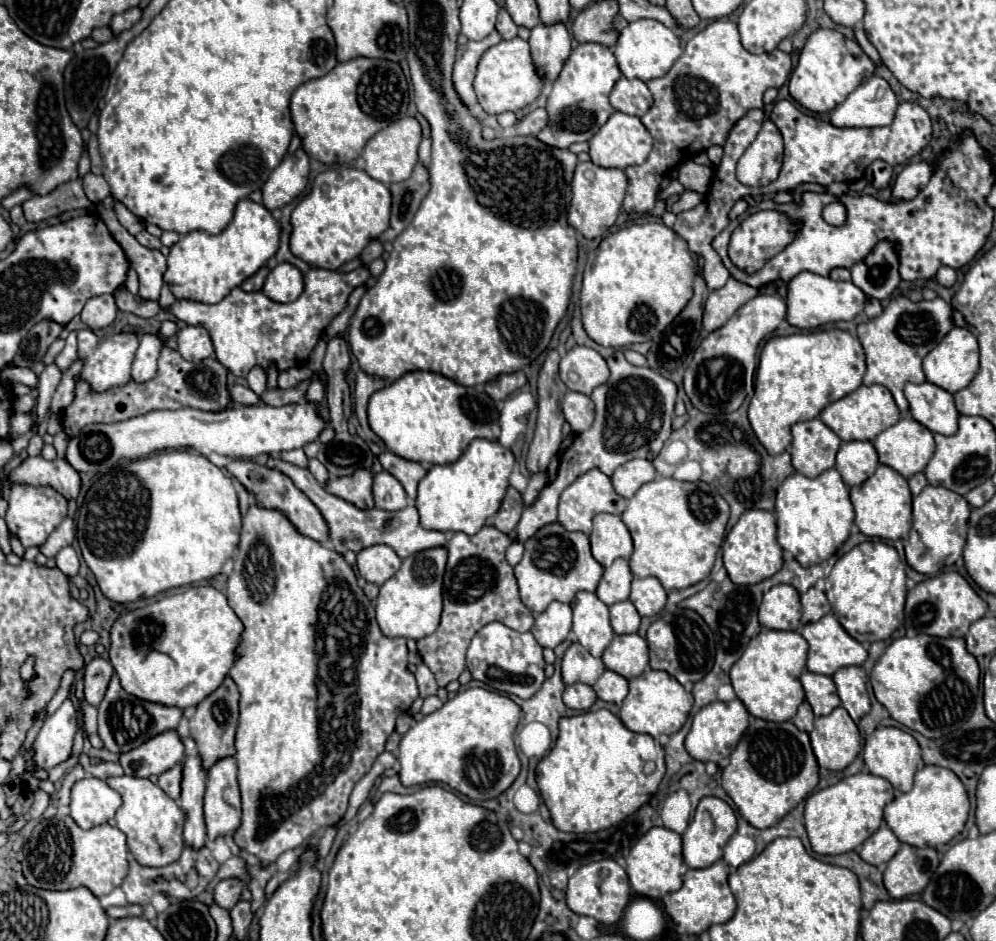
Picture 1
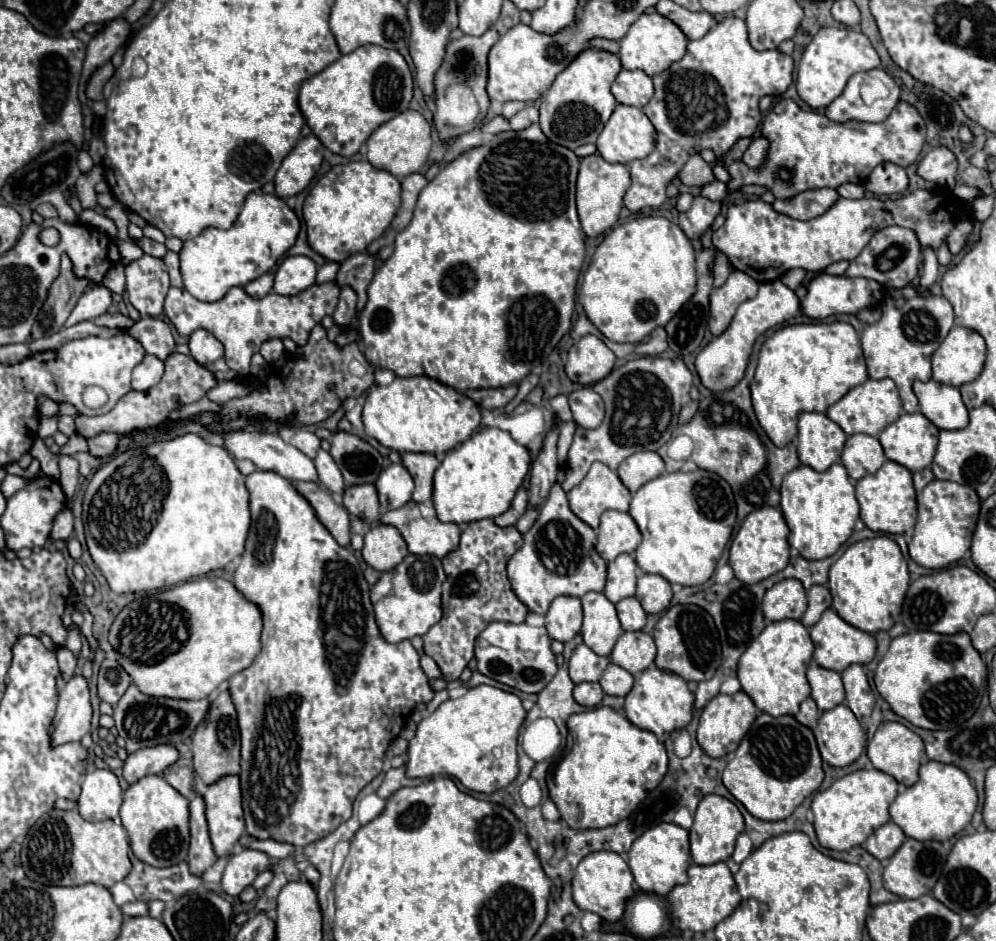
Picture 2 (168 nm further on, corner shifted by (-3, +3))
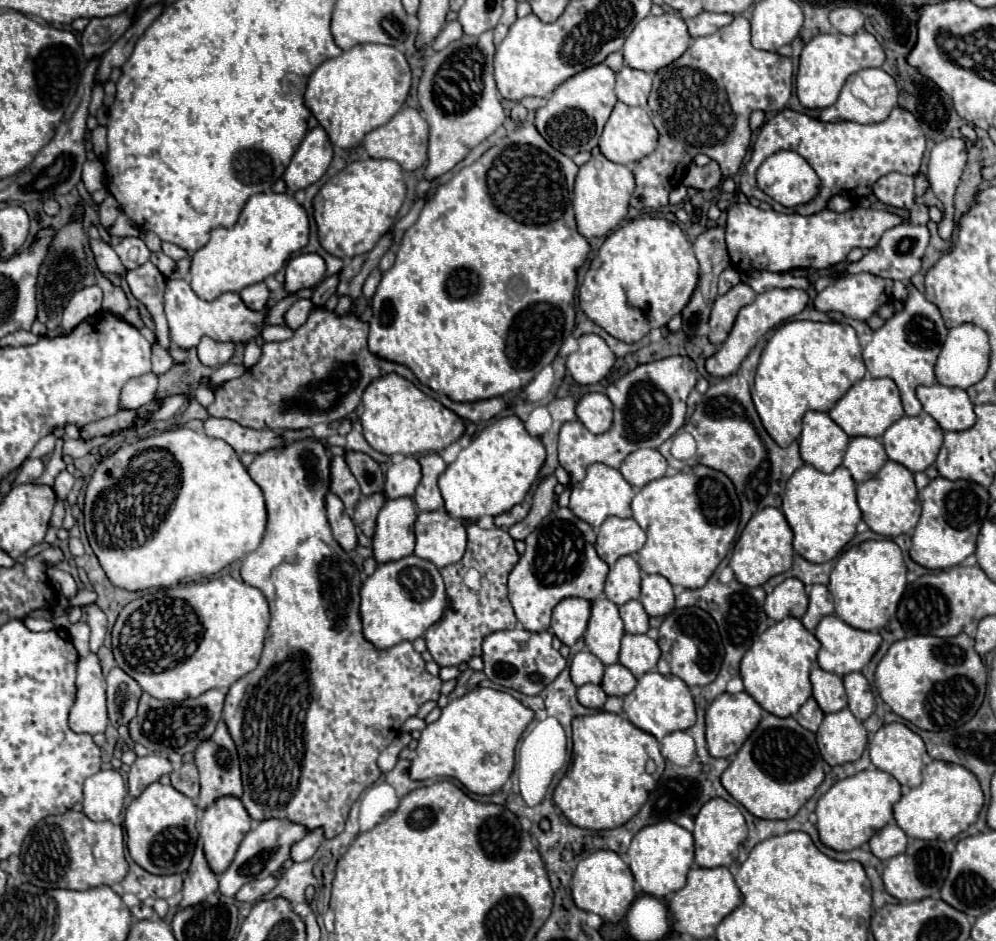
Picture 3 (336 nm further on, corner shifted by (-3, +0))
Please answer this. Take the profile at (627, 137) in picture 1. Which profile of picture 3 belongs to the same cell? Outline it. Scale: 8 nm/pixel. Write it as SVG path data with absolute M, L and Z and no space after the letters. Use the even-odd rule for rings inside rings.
M617 103L613 107L613 113L611 113L611 117L603 129L603 135L599 139L601 153L607 159L611 159L613 163L627 165L627 163L647 157L649 153L655 151L655 147L657 147L657 129L653 127L649 113L641 107L629 107L625 103Z

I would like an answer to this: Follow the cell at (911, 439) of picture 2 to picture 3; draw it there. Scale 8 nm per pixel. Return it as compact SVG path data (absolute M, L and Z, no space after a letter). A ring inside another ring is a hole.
M927 413L903 417L883 433L881 443L891 461L901 463L909 471L917 473L935 463L943 443L943 429Z

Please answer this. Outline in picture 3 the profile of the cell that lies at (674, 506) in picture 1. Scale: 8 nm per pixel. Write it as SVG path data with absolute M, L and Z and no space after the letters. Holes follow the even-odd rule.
M705 465L687 467L671 477L647 483L631 503L633 519L647 533L647 543L637 553L645 573L663 575L671 585L699 589L713 575L729 551L739 525L739 499L727 475Z

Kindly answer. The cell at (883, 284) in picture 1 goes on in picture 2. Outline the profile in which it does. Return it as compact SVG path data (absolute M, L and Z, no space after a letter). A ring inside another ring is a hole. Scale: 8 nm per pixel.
M887 226L879 230L871 242L861 250L861 254L849 262L849 268L845 270L847 278L863 276L877 280L885 288L903 288L911 284L911 280L917 276L921 264L921 244L917 234L911 228L901 228L901 226Z

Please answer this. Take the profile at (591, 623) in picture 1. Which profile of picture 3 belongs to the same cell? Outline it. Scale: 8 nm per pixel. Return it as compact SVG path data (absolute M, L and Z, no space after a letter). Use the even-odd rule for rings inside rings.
M605 597L591 601L591 617L585 633L585 647L605 665L619 659L621 637L625 635L619 609Z

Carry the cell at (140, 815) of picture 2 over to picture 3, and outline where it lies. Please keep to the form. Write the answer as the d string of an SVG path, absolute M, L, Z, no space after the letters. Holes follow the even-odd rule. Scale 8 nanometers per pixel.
M151 783L139 797L135 797L125 811L127 849L131 859L155 875L185 873L189 869L197 845L197 805L171 785Z

